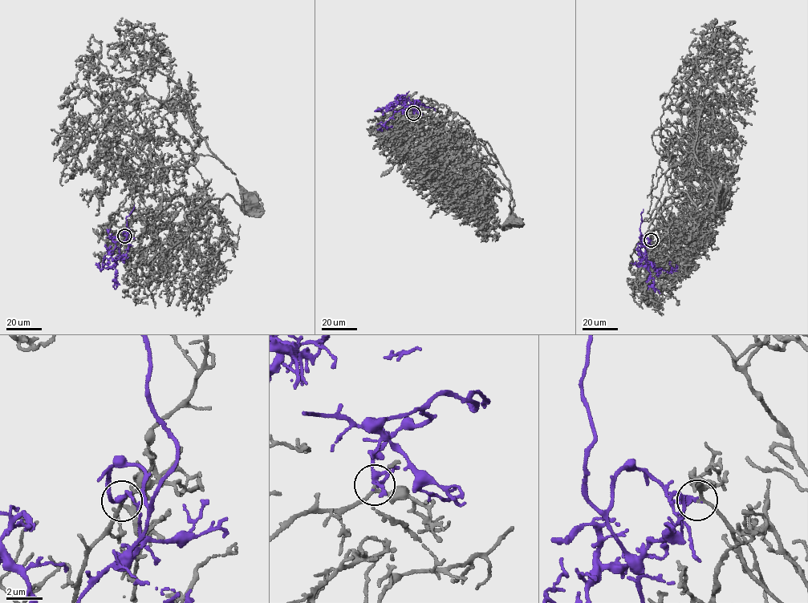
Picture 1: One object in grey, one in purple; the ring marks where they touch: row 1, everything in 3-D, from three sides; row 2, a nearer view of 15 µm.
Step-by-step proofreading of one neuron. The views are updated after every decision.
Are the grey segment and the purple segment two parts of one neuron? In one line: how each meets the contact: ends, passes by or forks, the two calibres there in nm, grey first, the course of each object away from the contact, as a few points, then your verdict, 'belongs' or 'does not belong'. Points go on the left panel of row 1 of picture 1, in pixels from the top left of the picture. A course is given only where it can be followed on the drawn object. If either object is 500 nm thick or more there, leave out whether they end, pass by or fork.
grey passes by | purple passes by | 130/190 nm | grey via (124, 236), (111, 249), (125, 263), (160, 206), (156, 227), (176, 240), (184, 192), (201, 213), (249, 200) | purple via (124, 236), (126, 232), (127, 238), (119, 248), (116, 247), (110, 257), (105, 258), (102, 269), (99, 262) | belongs

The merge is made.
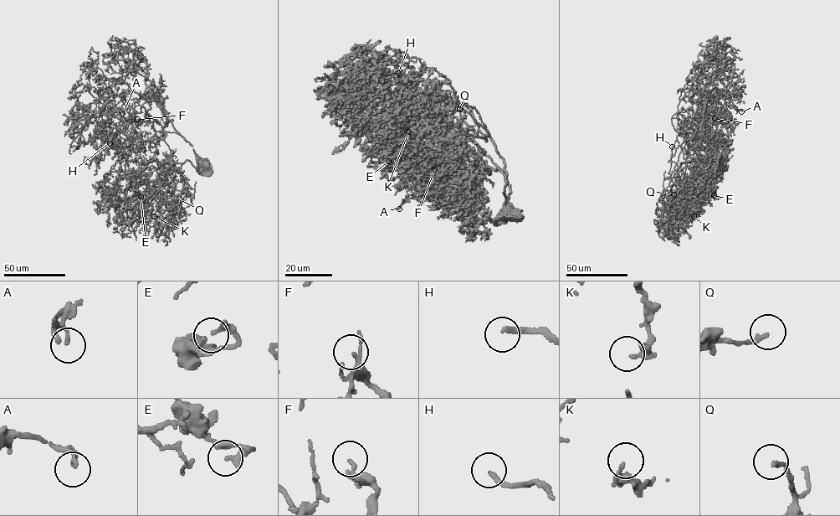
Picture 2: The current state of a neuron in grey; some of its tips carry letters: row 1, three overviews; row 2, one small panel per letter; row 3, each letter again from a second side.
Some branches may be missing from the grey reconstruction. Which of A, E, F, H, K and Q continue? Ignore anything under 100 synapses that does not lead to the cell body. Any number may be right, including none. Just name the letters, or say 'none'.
H

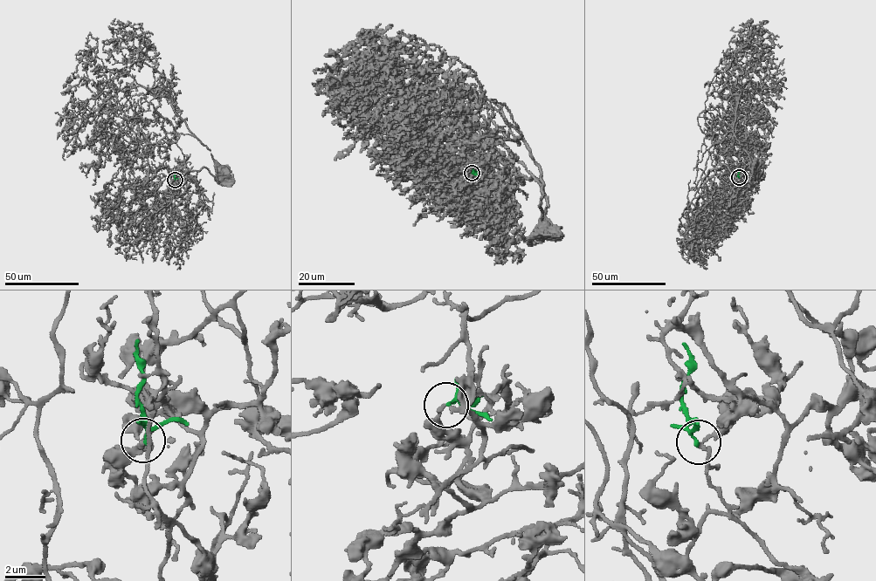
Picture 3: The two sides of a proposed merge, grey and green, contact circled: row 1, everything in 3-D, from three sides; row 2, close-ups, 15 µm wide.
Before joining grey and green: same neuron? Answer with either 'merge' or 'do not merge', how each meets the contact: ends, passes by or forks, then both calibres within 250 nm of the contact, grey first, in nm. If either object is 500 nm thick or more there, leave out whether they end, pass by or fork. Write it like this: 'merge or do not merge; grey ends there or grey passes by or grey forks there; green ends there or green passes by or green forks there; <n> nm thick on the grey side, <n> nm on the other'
do not merge; grey ends there; green forks there; 190 nm thick on the grey side, 100 nm on the other

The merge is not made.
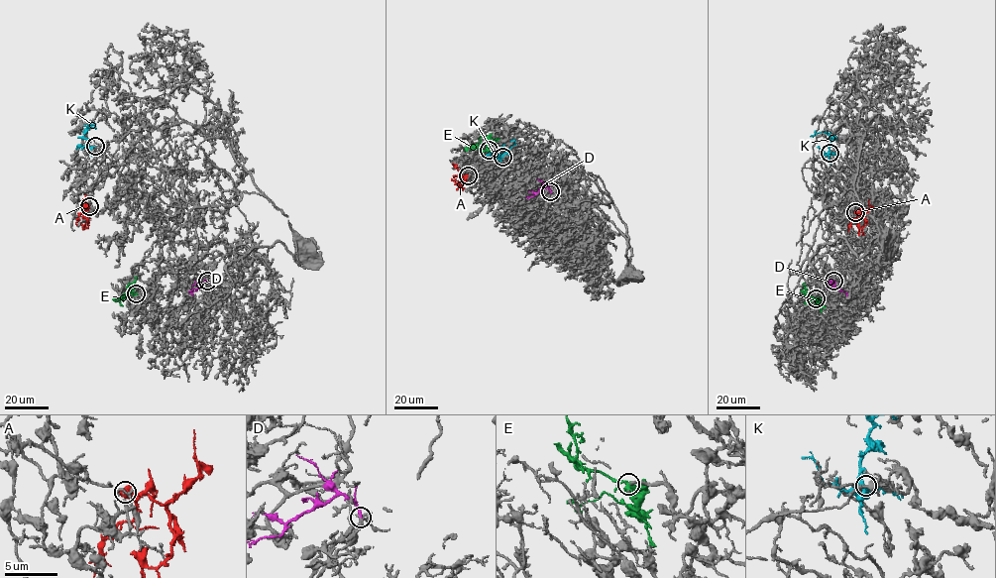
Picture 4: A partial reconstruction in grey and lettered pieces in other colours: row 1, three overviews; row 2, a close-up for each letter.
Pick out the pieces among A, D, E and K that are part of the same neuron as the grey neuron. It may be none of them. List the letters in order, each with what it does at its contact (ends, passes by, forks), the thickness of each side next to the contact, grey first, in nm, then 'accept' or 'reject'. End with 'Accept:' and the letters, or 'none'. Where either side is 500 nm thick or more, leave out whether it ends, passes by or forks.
A: it passes by; calibres 160 and 480 nm; reject
D: it ends; calibres 150 and 240 nm; reject
E: calibres 200 and 650 nm; accept
K: it ends; calibres 180 and 200 nm; reject
Accept: E

